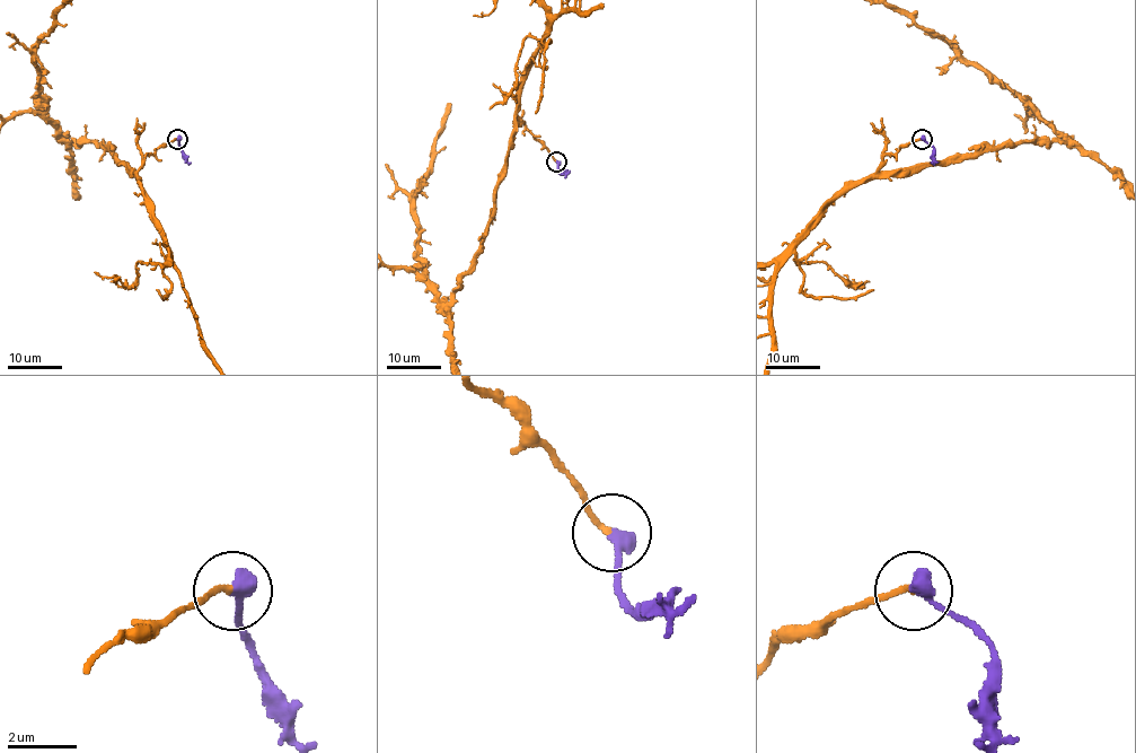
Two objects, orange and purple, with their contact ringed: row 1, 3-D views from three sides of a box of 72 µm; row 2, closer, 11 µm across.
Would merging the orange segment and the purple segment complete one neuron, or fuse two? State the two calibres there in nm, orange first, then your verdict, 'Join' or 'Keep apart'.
Thickness 170 nm (orange) against 460 nm. Join

